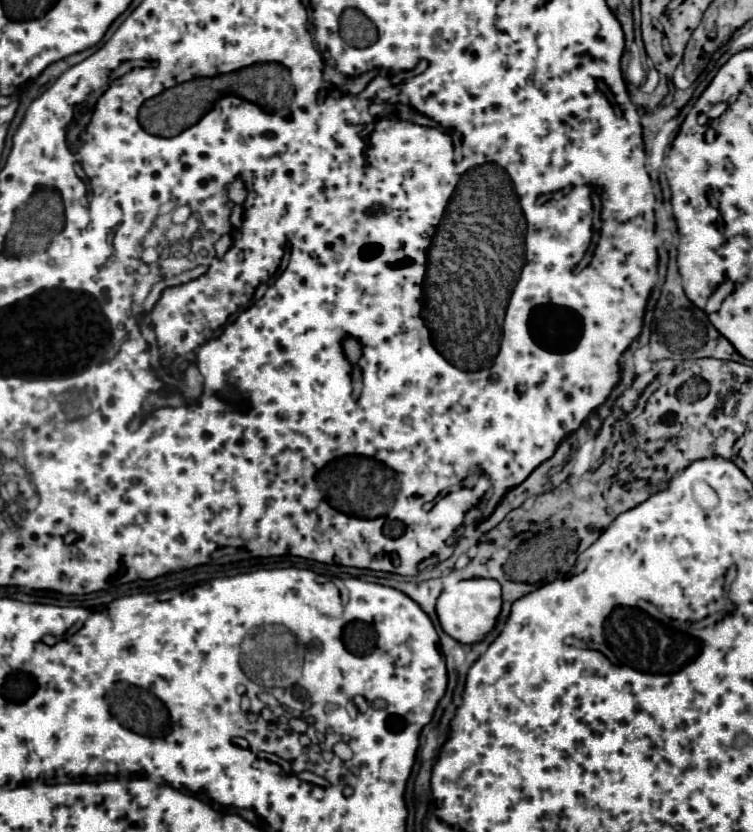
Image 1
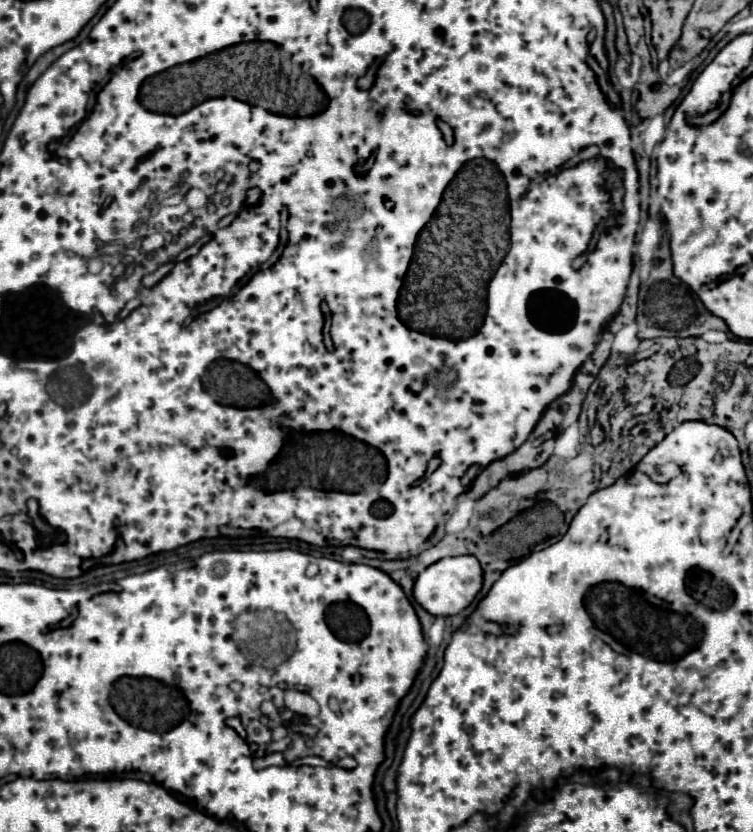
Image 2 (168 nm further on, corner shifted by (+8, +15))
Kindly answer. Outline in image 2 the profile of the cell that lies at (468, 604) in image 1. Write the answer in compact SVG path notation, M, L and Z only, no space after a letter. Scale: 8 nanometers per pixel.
M469 554L449 556L437 560L415 578L413 598L419 606L423 606L433 616L449 616L461 612L471 604L475 594L481 590L481 582L483 582L483 570L479 560L475 560L475 556Z

